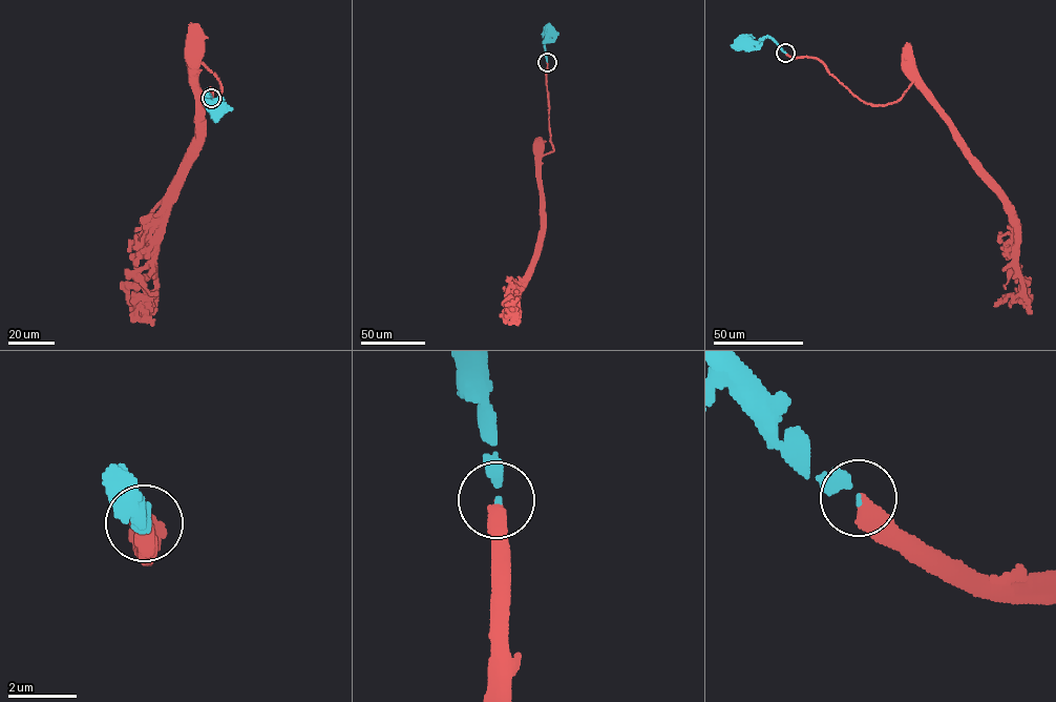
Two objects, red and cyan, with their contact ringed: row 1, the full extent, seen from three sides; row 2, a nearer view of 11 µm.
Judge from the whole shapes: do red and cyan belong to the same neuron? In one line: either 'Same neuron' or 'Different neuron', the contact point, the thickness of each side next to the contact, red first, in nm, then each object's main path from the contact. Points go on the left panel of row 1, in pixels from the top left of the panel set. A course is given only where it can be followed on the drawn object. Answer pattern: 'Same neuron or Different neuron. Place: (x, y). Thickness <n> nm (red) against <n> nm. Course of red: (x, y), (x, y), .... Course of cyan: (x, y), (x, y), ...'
Same neuron. Place: (211, 98). Thickness 380 nm (red) against 280 nm. Course of red: (211, 99), (213, 114), (220, 84), (201, 62), (197, 68), (197, 152), (193, 160), (184, 163). Course of cyan: (211, 99), (206, 90), (216, 119)

